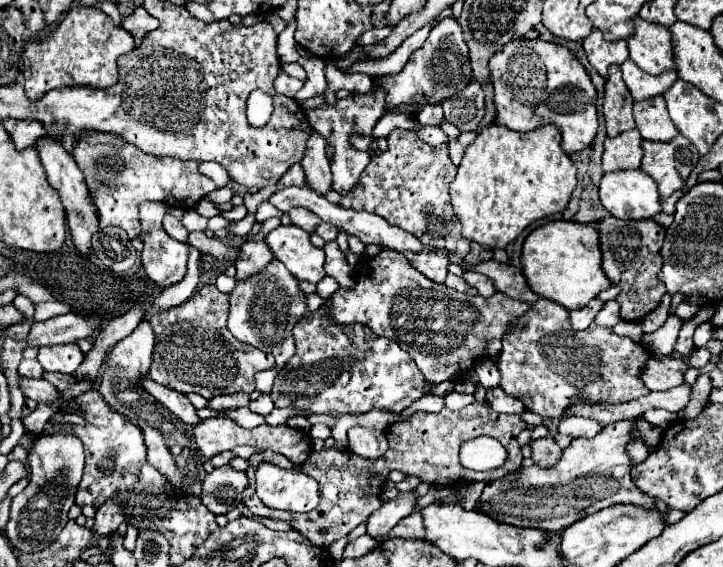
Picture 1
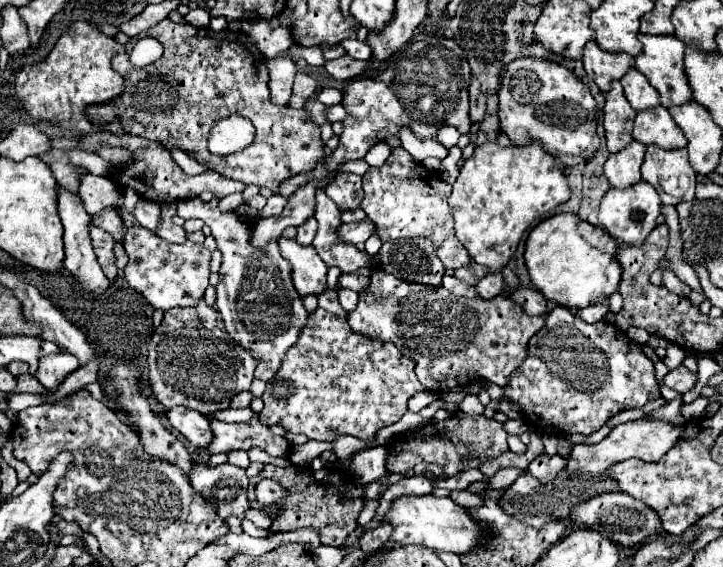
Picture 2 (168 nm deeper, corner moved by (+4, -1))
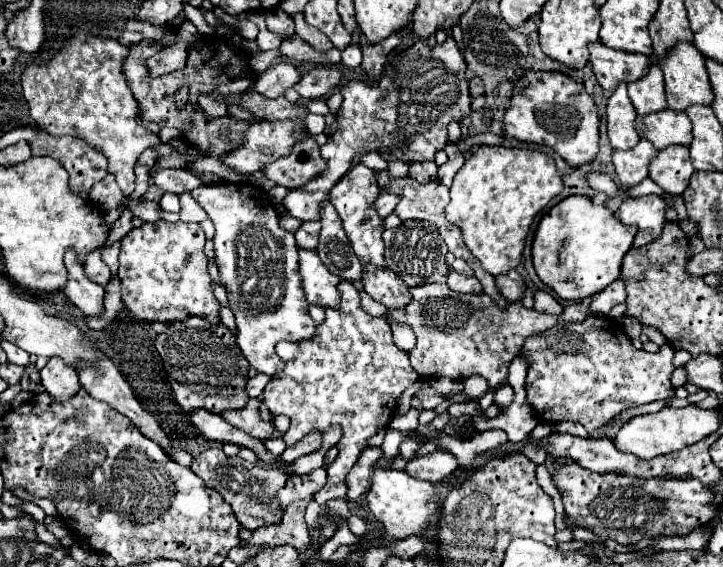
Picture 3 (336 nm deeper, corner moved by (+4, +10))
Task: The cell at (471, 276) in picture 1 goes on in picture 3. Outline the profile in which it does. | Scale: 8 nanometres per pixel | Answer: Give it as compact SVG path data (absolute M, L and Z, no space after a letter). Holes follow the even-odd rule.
M512 270L510 274L506 276L498 276L496 278L496 286L500 290L500 294L512 304L512 302L520 302L524 298L524 290L526 290L526 284L524 284L524 278Z

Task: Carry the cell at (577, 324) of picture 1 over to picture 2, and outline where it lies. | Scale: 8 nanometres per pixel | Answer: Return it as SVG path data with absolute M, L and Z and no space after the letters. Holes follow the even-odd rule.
M596 303L596 305L590 305L590 307L584 307L584 309L578 309L576 315L578 319L586 321L586 323L596 323L600 321L606 313L608 313L608 303Z

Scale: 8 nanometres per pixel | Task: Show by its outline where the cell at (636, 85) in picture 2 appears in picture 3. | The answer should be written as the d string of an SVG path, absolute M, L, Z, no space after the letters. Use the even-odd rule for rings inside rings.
M652 64L644 78L628 84L628 96L640 116L666 110L668 104L666 104L662 70L656 64Z

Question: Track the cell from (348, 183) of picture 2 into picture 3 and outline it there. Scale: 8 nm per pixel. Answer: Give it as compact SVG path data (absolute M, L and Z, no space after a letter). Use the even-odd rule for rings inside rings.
M358 164L356 168L352 168L330 192L330 202L334 204L340 220L342 220L342 226L348 234L348 240L360 260L362 266L366 264L372 264L376 266L376 270L386 270L386 264L384 264L384 240L382 240L382 224L384 224L384 218L378 216L378 212L374 210L374 202L378 198L378 180L376 180L376 172L366 168L364 164Z

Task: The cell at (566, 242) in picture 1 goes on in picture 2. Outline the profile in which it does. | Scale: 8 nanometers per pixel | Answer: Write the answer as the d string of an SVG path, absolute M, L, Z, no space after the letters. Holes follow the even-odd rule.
M560 213L560 215L552 215L552 217L544 219L530 231L530 235L526 239L524 261L526 261L526 269L528 269L532 285L546 299L550 299L558 305L564 305L568 309L582 309L582 307L604 301L608 295L612 295L618 289L620 265L616 261L616 251L618 251L618 243L606 229L594 227L594 225L578 219L572 213Z

